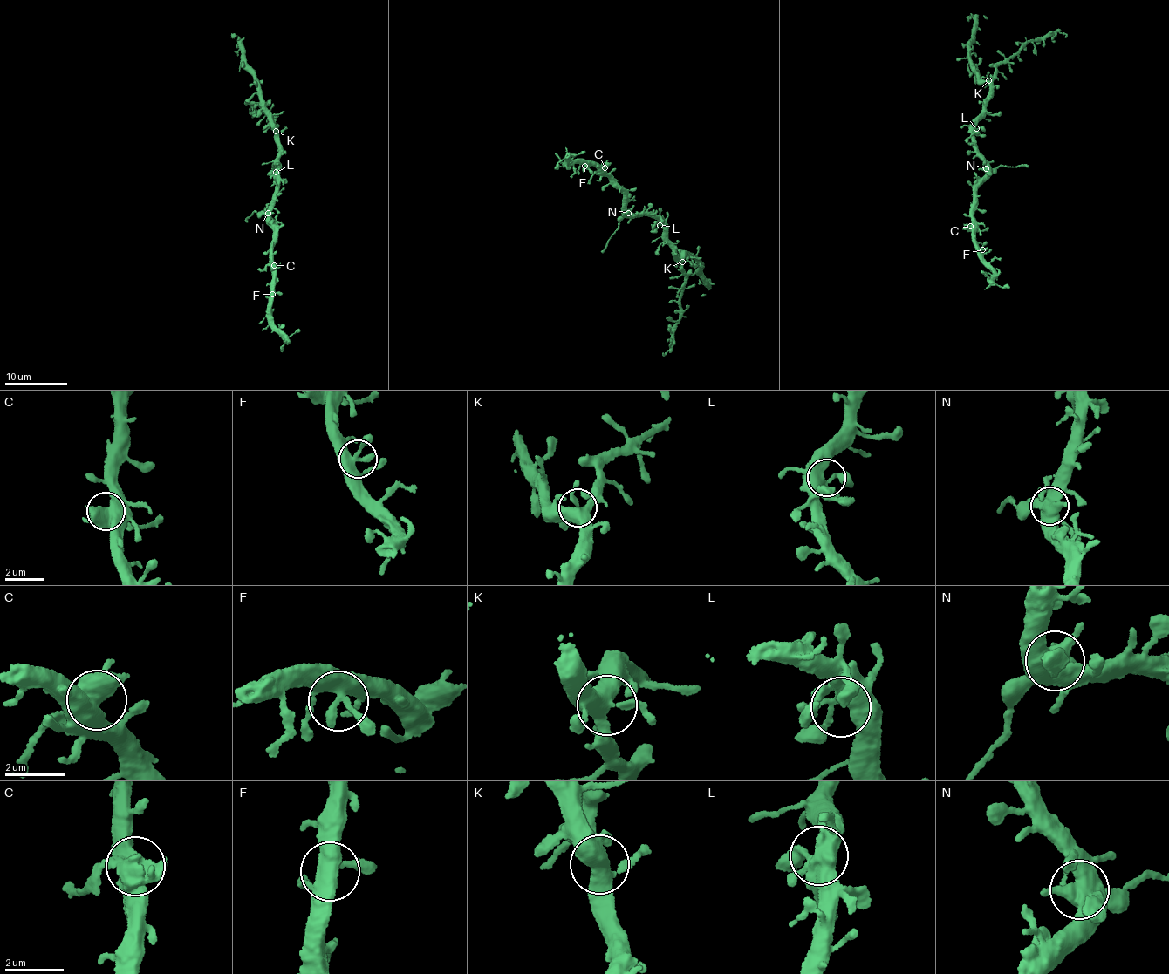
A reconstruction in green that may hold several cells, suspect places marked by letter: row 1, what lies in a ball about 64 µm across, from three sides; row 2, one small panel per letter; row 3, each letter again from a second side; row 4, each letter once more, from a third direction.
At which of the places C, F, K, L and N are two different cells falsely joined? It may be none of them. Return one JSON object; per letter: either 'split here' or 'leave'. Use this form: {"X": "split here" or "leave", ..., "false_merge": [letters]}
{"C": "split here", "F": "leave", "K": "leave", "L": "leave", "N": "split here", "false_merge": ["C", "N"]}

